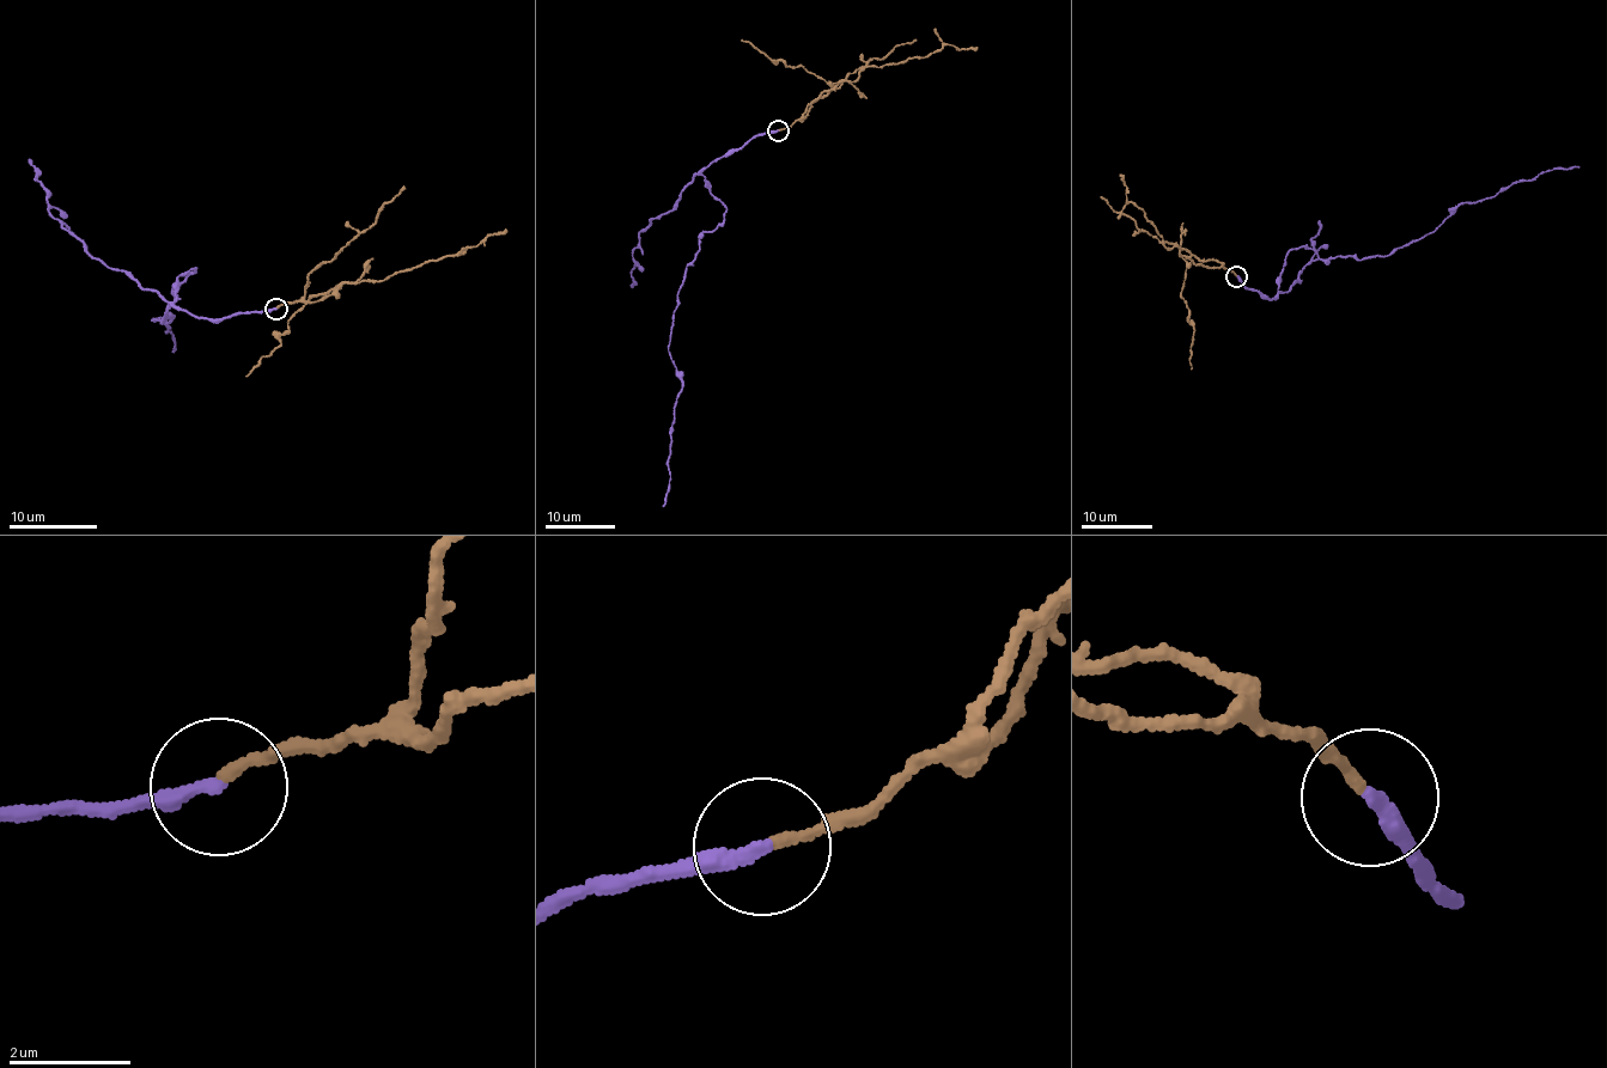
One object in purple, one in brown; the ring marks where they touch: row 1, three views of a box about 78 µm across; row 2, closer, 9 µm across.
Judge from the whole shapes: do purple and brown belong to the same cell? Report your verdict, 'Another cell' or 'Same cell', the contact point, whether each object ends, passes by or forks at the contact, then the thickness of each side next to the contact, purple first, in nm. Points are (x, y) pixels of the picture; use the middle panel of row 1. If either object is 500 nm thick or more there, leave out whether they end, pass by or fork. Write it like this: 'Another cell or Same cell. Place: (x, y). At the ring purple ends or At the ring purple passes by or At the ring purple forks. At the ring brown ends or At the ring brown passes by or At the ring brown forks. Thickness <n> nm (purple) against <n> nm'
Another cell. Place: (778, 130). At the ring purple ends. At the ring brown ends. Thickness 240 nm (purple) against 170 nm

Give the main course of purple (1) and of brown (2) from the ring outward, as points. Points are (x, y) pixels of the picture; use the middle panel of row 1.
1: (779, 130), (755, 134), (701, 172), (725, 206), (724, 217), (700, 235), (668, 347), (682, 384), (663, 507)
2: (779, 129), (799, 120), (811, 103), (838, 83), (856, 81), (865, 67), (930, 56), (943, 46), (977, 47)

